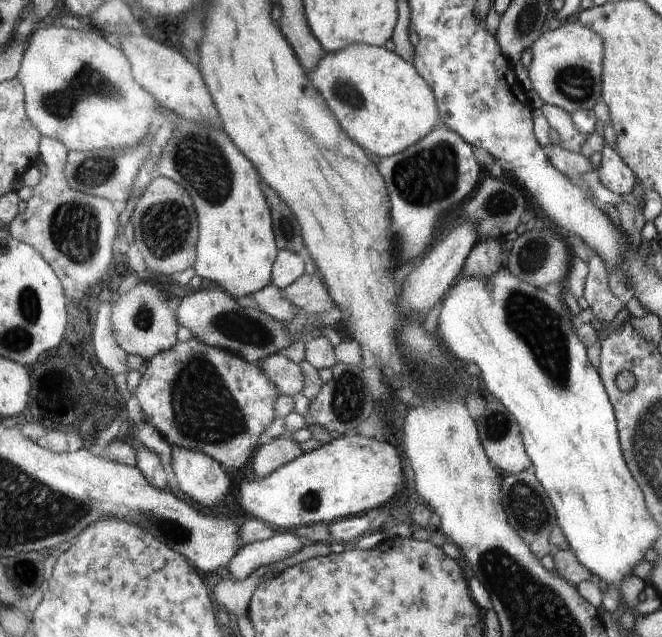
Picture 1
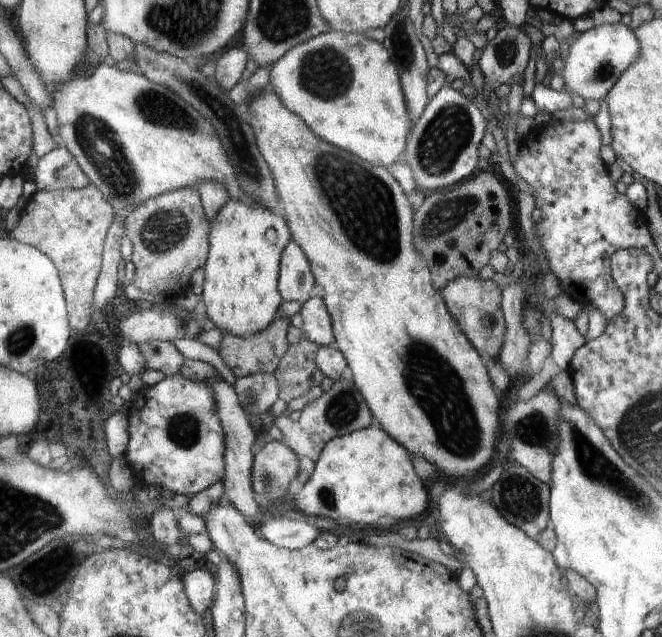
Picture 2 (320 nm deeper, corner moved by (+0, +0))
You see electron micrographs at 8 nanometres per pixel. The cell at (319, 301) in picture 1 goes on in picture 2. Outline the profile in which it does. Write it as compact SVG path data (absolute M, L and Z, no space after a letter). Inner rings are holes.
M278 311L274 320L270 322L270 325L256 334L248 336L247 338L240 338L240 336L233 336L226 332L223 336L222 342L220 342L220 350L218 354L224 361L224 364L228 365L228 368L234 373L235 379L249 376L250 374L256 374L256 372L264 372L273 374L283 358L286 350L289 348L287 342L288 326L290 326L291 318L287 318L285 315L281 315Z

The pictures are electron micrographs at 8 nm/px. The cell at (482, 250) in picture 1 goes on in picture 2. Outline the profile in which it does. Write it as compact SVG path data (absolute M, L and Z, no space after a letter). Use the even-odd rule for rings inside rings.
M458 276L452 280L442 291L441 296L452 314L452 318L458 322L460 329L464 332L468 342L478 352L484 352L488 356L498 356L500 348L504 343L506 331L505 321L502 312L501 292L496 282L491 280L480 280L478 276ZM502 326L502 334L500 328Z

